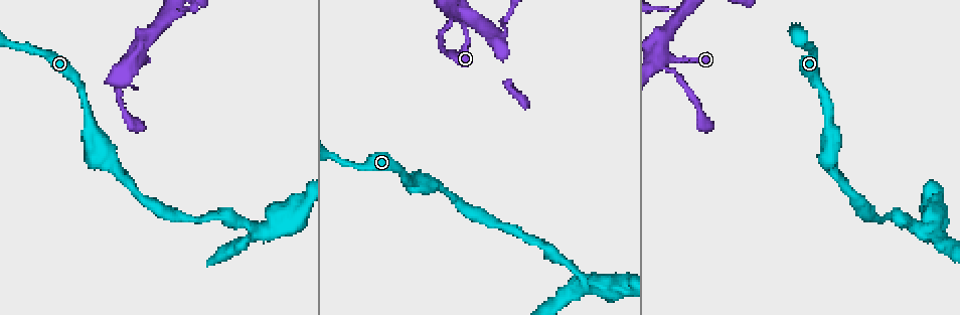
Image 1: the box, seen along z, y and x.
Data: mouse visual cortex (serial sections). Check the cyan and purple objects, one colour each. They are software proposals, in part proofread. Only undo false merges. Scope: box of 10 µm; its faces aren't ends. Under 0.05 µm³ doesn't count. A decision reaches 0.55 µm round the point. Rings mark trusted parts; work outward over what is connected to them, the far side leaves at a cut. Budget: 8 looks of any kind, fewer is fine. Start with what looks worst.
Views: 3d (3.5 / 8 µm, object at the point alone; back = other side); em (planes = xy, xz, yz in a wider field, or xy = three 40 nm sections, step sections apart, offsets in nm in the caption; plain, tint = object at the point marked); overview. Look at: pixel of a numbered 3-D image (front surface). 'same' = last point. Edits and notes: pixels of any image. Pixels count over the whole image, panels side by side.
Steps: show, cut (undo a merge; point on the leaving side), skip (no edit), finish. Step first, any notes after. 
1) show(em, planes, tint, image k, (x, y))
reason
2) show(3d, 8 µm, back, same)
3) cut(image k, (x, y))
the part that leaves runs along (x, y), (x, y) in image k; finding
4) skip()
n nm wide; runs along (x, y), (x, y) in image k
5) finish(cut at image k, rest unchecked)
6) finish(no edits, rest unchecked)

show(3d, 8 µm, image 1, (447, 28))

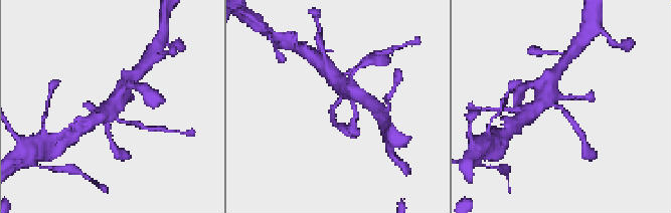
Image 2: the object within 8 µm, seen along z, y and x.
show(em, xy, step 5, tint, same)

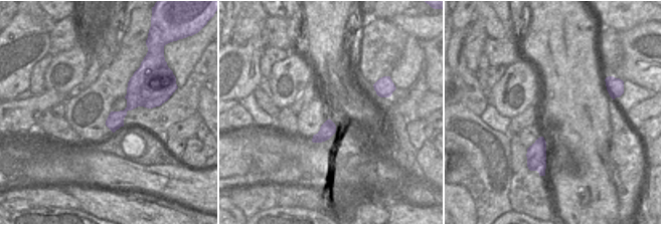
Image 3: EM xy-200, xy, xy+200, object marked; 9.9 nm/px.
skip()
arms of 200, 350 nm; runs along (553, 94), (550, 102), (569, 117), (581, 135) in image 2; all the same cell

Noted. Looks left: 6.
show(3d, 3.5 µm, image 1, (420, 181))
arms part here

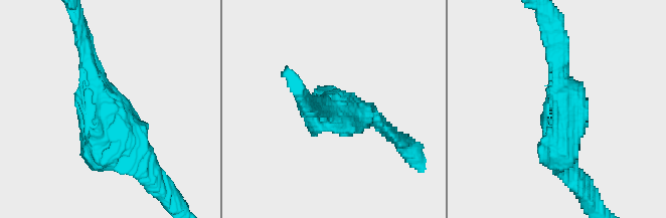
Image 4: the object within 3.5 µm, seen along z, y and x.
show(em, xy, step 3, tint, image 4, (335, 110))

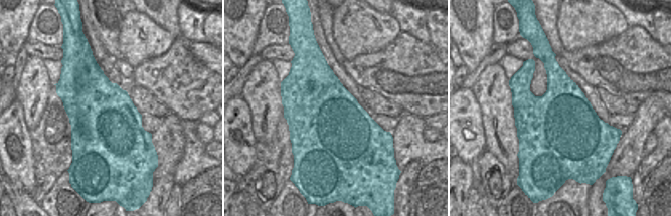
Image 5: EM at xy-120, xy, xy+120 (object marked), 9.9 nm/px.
skip()
runs along (90, 70), (130, 154), (152, 182) in image 4; one cell here

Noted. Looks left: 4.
show(3d, 3.5 µm, image 1, (580, 278))
three arms meet

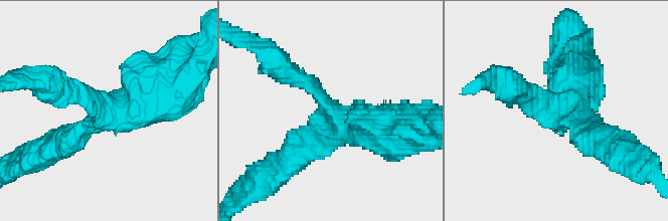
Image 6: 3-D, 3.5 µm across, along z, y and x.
skip()
arms of 250, 300, 700 nm; runs along (289, 73), (341, 120), (394, 132) in image 6; all the same cell

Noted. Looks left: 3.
finish(no edits, rest unchecked)

